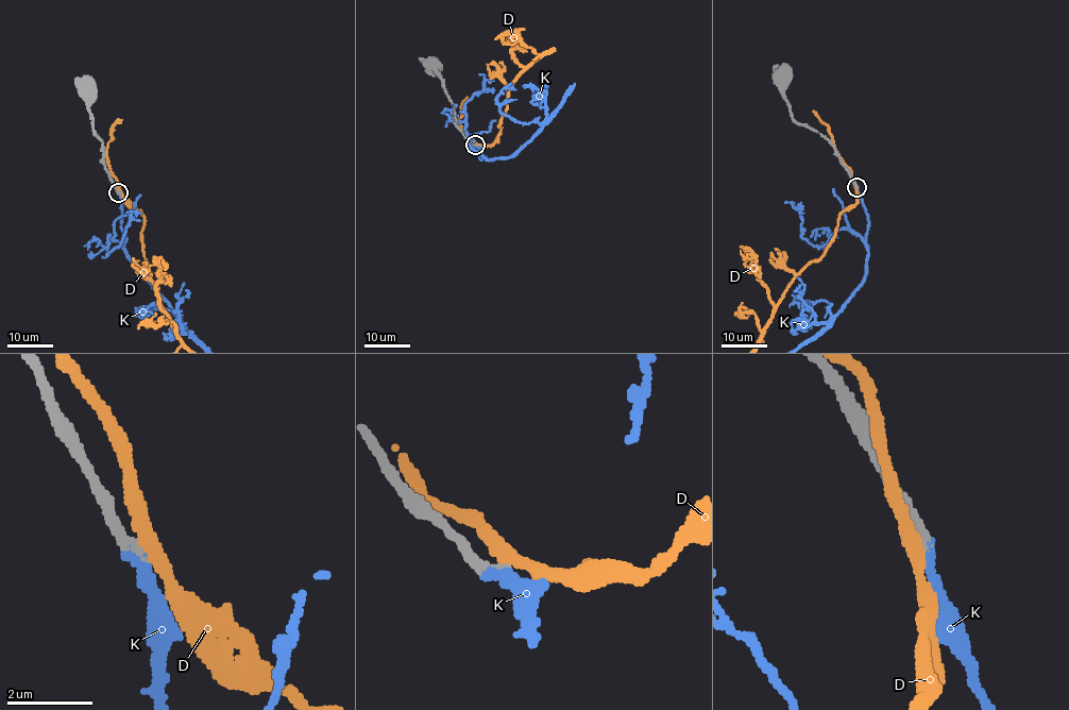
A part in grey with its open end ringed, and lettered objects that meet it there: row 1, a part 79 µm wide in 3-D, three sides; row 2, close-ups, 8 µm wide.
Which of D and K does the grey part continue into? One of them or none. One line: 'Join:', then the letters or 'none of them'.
Join: K

